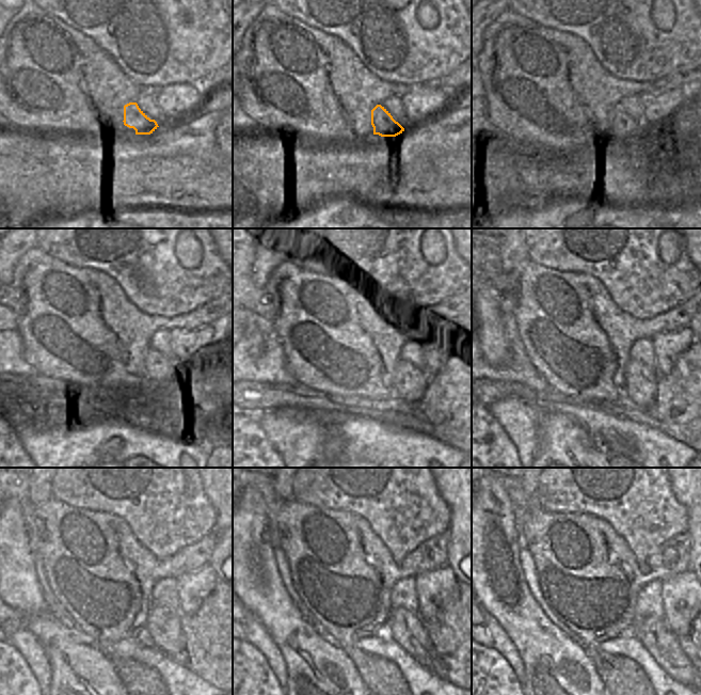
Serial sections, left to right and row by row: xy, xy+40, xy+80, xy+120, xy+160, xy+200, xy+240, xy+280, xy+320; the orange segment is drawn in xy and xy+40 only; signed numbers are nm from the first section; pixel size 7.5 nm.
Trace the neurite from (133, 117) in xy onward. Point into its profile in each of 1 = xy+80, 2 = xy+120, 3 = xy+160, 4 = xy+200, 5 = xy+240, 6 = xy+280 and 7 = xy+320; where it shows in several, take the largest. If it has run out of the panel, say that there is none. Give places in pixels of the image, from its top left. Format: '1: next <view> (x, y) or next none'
1: next xy+80 (635, 136)
2: next xy+120 (165, 381)
3: next xy+160 (407, 382)
4: next xy+200 (640, 381)
5: next xy+240 (163, 626)
6: next xy+280 (407, 630)
7: next xy+320 (653, 633)

